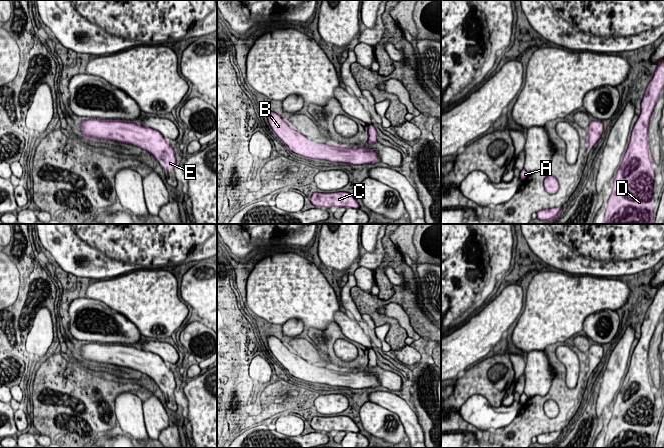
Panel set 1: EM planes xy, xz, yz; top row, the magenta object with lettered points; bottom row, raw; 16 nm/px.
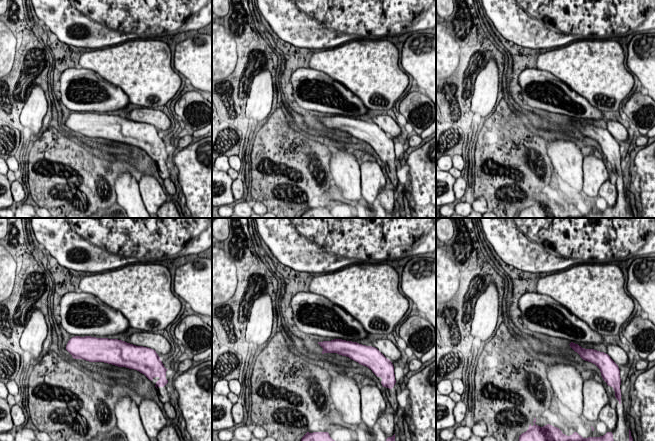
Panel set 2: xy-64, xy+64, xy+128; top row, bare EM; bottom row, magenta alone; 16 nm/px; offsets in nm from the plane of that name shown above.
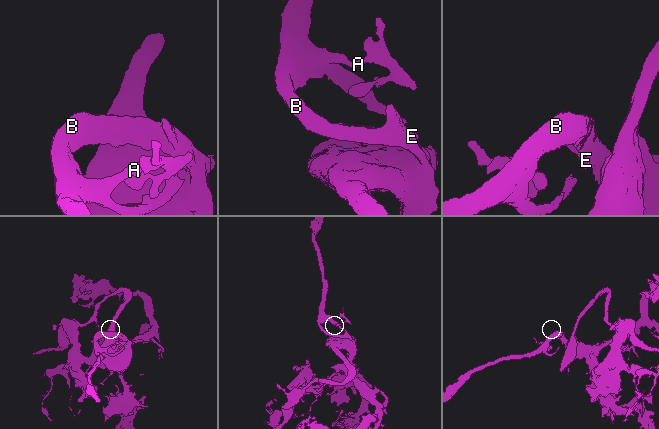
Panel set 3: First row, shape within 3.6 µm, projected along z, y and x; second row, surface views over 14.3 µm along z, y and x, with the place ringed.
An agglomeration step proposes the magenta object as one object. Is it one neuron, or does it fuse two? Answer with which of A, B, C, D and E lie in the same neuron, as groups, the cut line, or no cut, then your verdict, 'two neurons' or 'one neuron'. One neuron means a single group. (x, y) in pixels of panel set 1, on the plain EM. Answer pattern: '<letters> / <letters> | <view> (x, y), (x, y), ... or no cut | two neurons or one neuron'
A B C D E | no cut | one neuron

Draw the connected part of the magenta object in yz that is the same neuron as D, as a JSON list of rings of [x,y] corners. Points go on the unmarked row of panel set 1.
[[[664,283],[656,291],[654,300],[646,312],[641,326],[641,337],[632,353],[628,372],[612,404],[613,414],[601,448],[651,448],[654,443],[653,408],[657,393],[649,376],[648,356],[651,339],[663,312]]]

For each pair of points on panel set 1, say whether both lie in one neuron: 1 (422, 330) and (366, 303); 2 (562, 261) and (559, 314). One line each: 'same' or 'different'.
1: same
2: different

